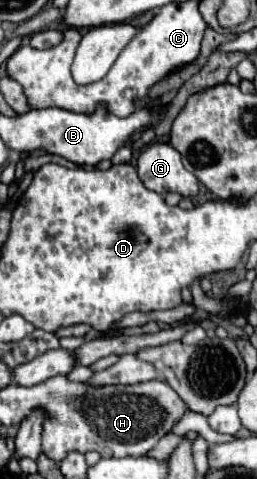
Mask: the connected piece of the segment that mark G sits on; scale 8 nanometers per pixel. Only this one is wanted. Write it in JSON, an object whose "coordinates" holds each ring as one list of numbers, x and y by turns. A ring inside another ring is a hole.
{"coordinates":[[169,143,143,147,137,157,137,175,143,185,155,193,179,193,183,197,193,197,199,191,199,181,183,167,179,151]]}

